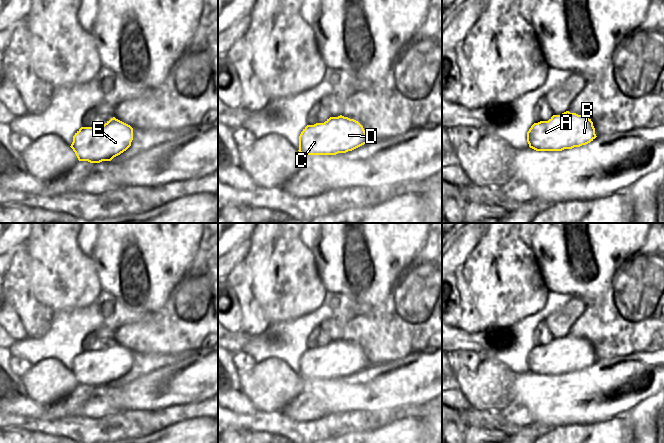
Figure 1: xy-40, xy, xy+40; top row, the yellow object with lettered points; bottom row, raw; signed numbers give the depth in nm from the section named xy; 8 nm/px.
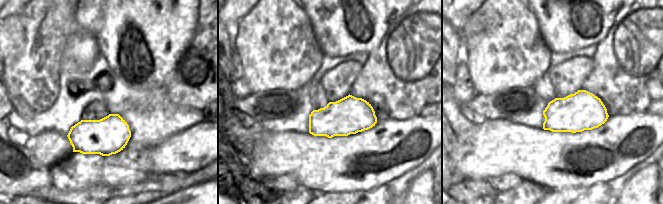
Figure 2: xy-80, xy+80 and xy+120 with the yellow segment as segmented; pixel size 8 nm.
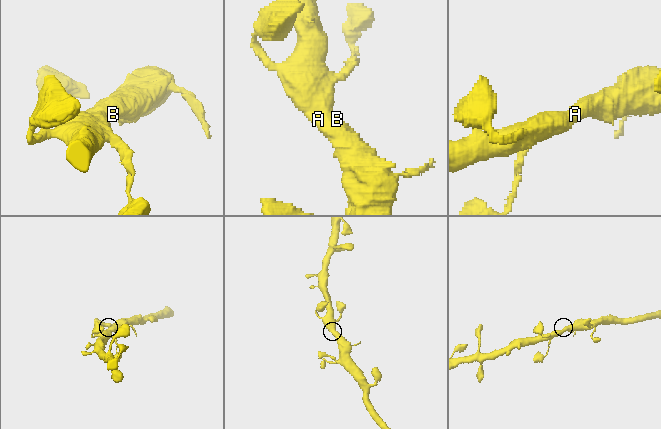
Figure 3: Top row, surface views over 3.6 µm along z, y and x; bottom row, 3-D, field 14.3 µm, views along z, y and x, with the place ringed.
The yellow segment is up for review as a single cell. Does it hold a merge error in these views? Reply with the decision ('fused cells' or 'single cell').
single cell

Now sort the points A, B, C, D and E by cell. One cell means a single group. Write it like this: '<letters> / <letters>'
A B C D E

